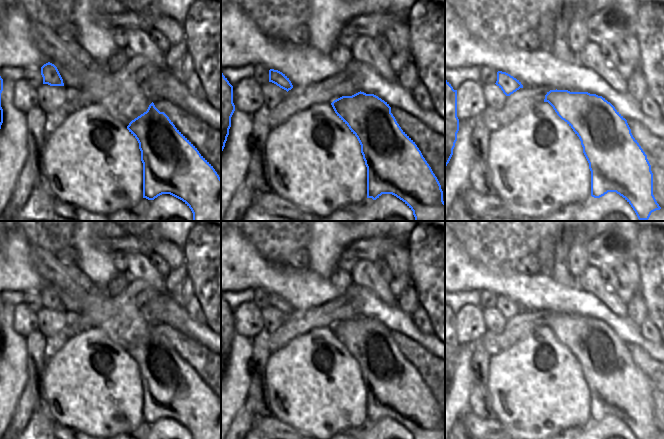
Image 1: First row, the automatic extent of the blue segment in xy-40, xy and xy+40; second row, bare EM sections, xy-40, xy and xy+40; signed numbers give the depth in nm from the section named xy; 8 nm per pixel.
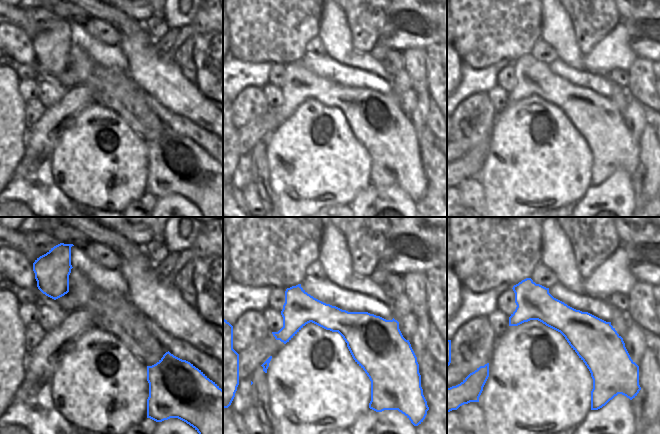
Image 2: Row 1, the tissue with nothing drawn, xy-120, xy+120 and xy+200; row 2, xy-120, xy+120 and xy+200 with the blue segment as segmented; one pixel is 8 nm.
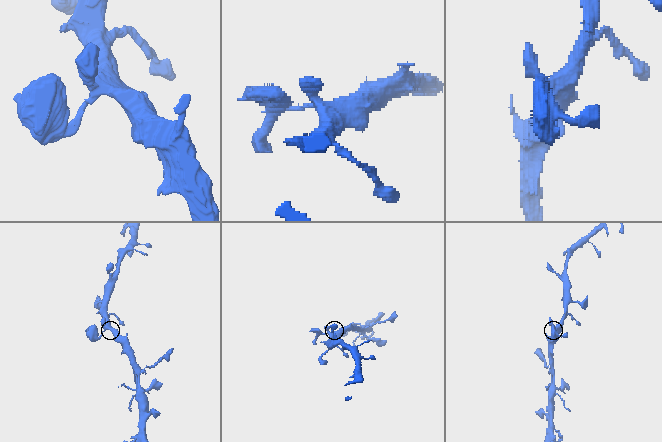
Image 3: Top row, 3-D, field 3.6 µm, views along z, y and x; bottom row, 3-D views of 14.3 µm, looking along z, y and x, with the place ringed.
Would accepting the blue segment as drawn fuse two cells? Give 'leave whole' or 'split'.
leave whole

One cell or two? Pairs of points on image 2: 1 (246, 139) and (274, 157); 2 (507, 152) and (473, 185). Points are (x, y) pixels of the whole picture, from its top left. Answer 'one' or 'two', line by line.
1: two
2: two

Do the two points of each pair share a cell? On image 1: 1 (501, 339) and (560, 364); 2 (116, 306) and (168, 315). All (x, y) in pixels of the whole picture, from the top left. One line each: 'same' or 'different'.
1: different
2: different

